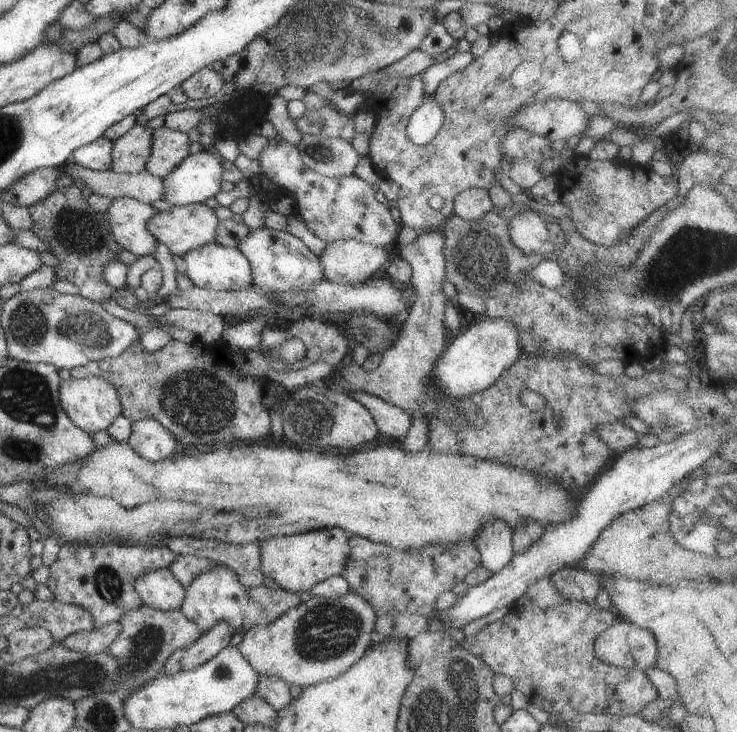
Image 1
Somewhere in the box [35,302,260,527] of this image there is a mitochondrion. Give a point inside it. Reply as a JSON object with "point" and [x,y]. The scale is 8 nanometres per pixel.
{"point":[197,398]}

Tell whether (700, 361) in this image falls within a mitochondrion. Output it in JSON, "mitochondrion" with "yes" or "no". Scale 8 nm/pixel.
{"mitochondrion":"no"}

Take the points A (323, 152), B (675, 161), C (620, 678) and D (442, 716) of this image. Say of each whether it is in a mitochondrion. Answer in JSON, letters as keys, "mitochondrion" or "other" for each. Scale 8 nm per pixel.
{"A":"mitochondrion","B":"other","C":"other","D":"mitochondrion"}

